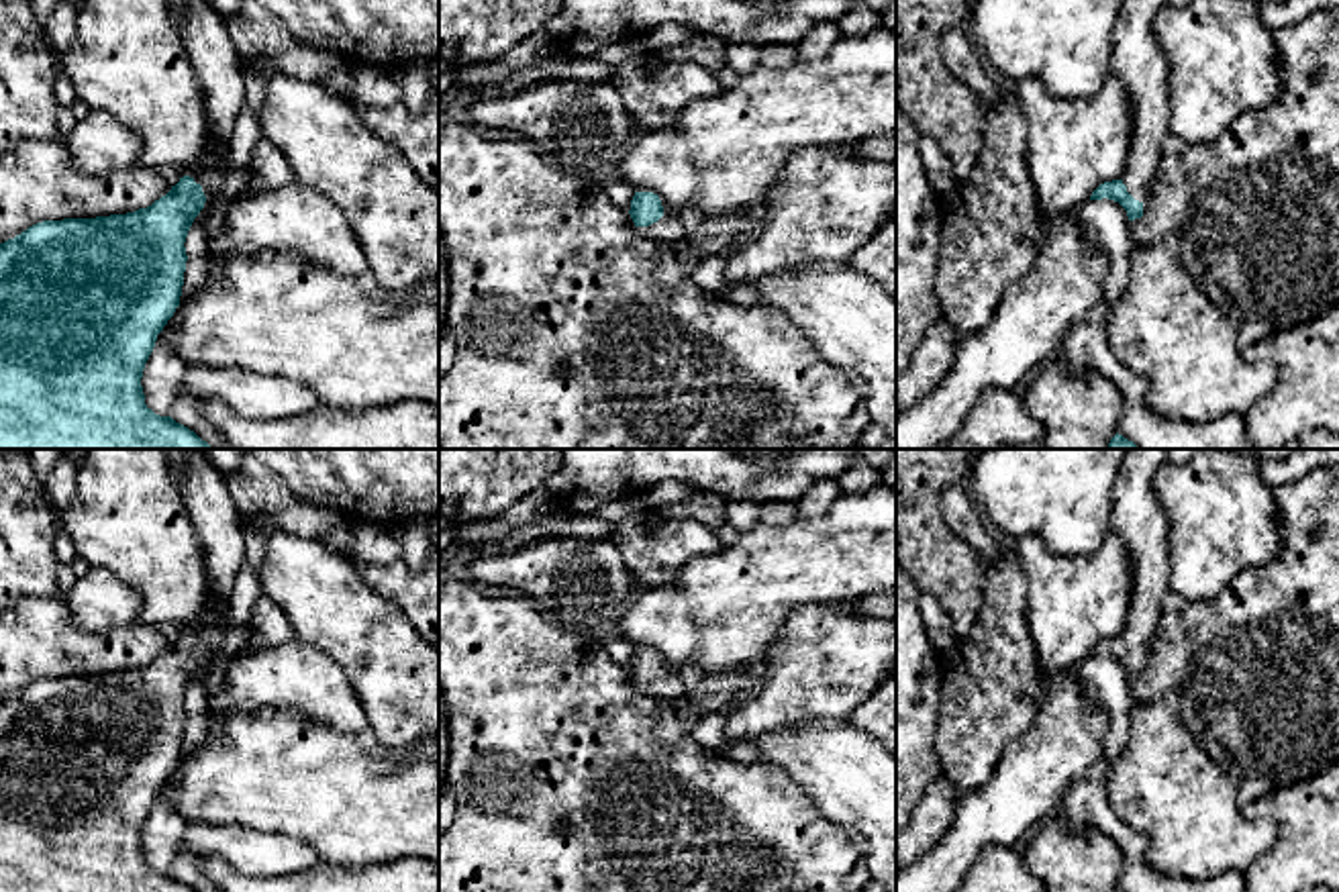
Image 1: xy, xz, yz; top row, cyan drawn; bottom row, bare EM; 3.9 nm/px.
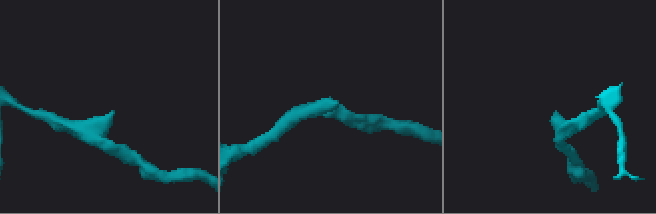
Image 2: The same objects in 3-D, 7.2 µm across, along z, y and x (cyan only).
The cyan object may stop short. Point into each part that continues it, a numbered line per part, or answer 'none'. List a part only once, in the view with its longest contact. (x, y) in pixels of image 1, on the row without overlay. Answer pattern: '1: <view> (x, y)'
1: xy (207, 501)

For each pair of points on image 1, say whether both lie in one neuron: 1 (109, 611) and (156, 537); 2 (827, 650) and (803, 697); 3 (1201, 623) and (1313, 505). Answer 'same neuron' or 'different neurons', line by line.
1: different neurons
2: same neuron
3: same neuron

